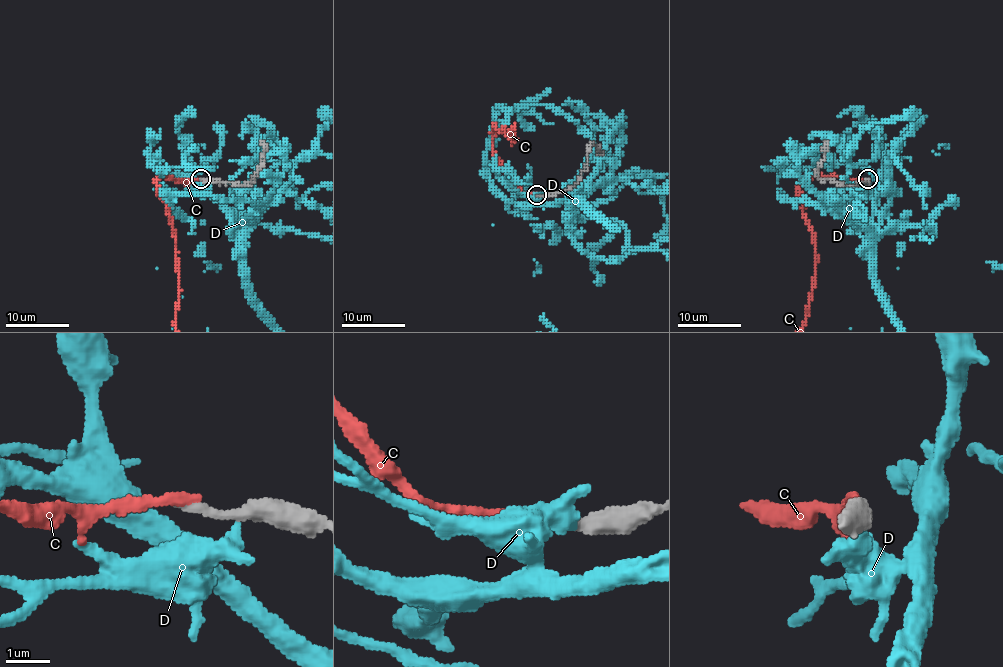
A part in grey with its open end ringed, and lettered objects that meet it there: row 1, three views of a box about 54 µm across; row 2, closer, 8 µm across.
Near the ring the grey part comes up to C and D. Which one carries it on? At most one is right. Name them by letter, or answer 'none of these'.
none of these

